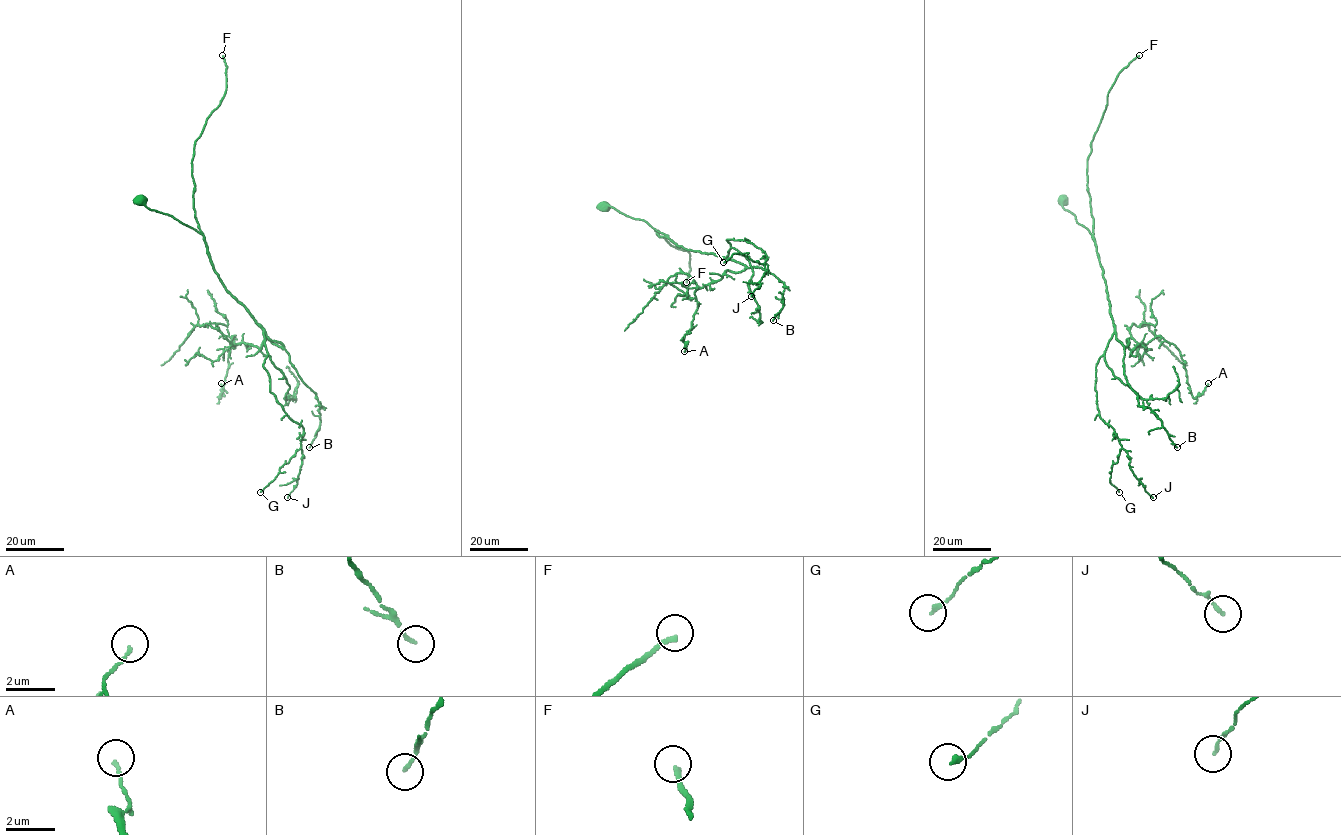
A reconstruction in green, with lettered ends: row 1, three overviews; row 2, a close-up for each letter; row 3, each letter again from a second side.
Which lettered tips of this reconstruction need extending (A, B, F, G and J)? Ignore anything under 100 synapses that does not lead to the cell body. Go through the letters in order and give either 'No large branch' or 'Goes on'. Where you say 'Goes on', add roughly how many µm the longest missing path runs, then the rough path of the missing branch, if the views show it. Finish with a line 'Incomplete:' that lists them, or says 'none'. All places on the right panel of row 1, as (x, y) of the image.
A: No large branch
B: No large branch
F: Goes on. Missing length about 250 µm
G: No large branch
J: No large branch
Incomplete: F

